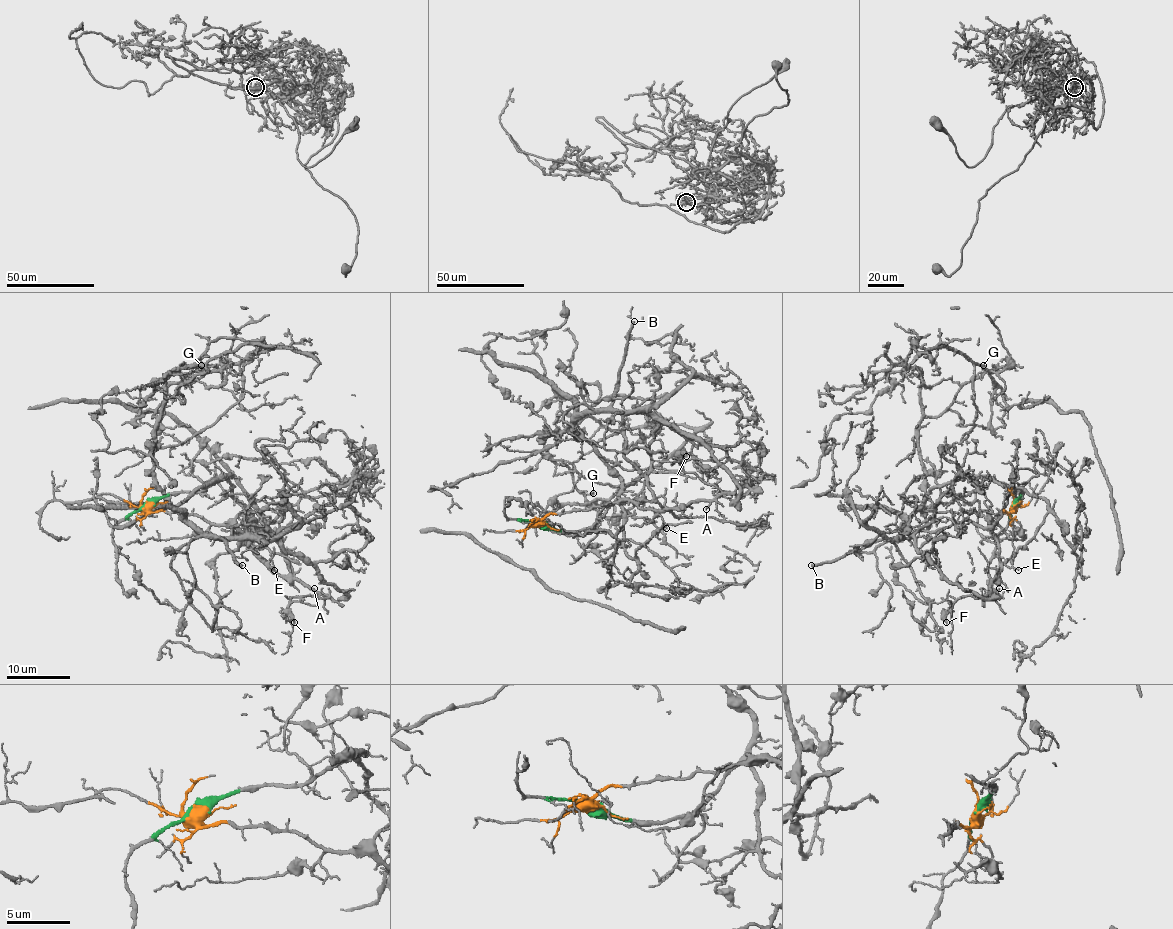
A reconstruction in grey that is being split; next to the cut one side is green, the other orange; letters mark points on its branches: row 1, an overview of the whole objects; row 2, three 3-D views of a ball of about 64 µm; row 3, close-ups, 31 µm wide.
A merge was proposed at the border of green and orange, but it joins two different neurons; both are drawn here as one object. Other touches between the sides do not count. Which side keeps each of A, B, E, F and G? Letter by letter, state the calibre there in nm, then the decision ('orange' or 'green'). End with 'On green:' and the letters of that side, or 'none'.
A: calibre 120 nm; orange
B: calibre 280 nm; green
E: calibre 130 nm; orange
F: calibre 260 nm; orange
G: calibre 150 nm; green
On green: B, G

